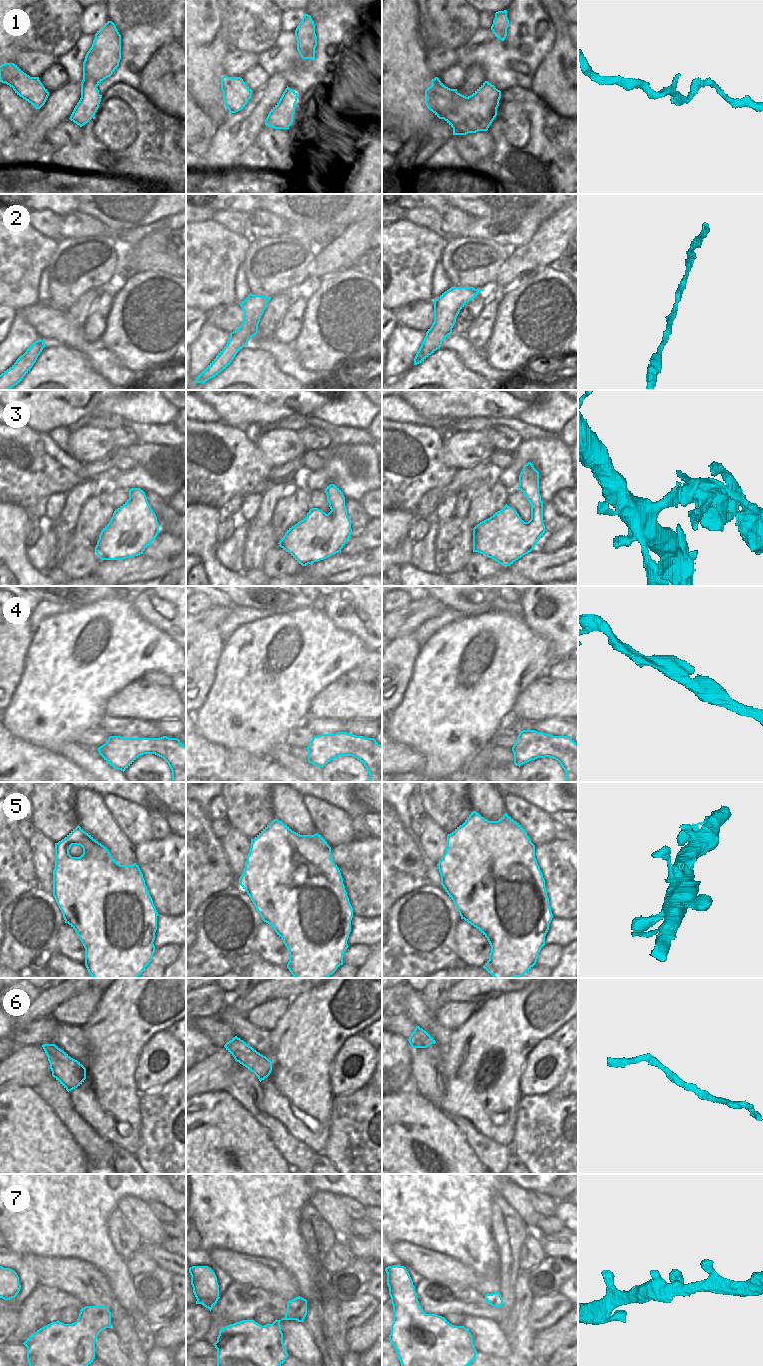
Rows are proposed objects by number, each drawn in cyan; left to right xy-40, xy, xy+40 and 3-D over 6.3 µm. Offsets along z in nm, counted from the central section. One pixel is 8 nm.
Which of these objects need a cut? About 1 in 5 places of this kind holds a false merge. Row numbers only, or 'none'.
3.

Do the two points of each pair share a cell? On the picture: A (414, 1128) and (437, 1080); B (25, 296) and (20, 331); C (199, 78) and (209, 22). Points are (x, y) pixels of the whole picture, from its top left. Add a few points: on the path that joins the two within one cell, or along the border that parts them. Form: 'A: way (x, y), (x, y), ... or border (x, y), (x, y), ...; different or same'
A: border (414, 1089), (437, 1106); different
B: border (23, 308), (18, 311); different
C: way (199, 64), (199, 36); same

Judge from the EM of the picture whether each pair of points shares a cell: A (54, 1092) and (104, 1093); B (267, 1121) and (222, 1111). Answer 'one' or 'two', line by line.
A: two
B: two

